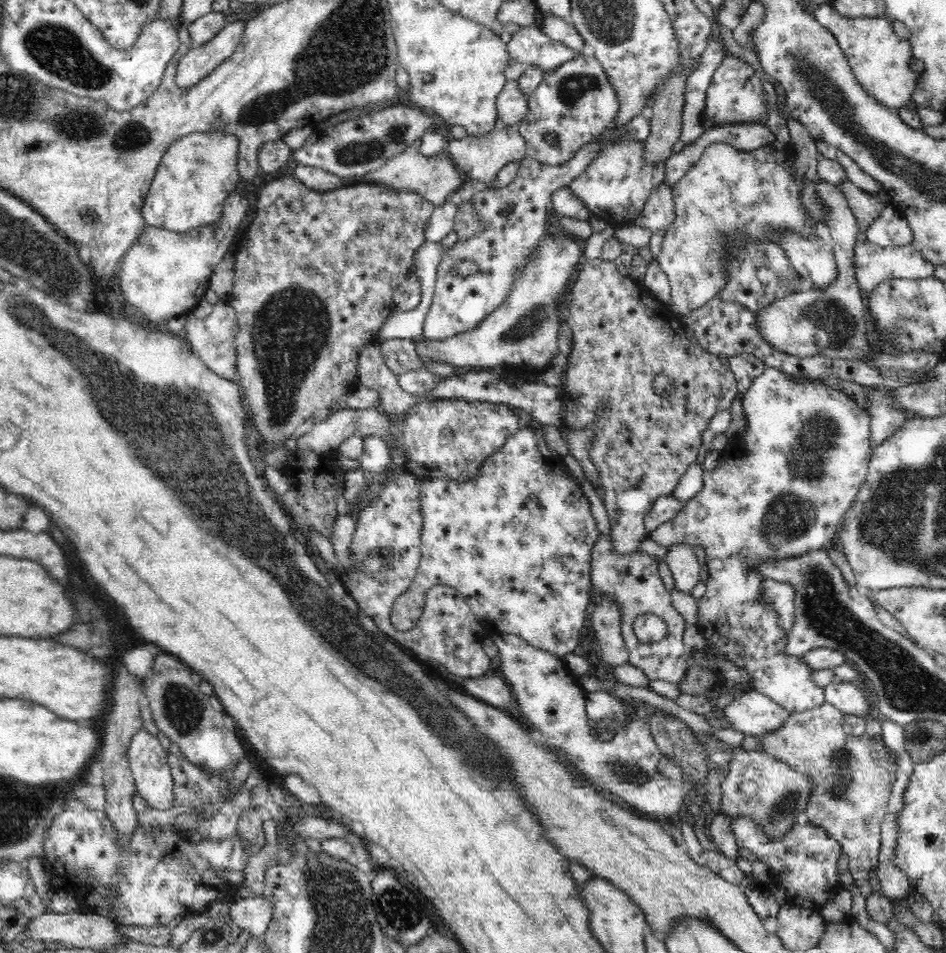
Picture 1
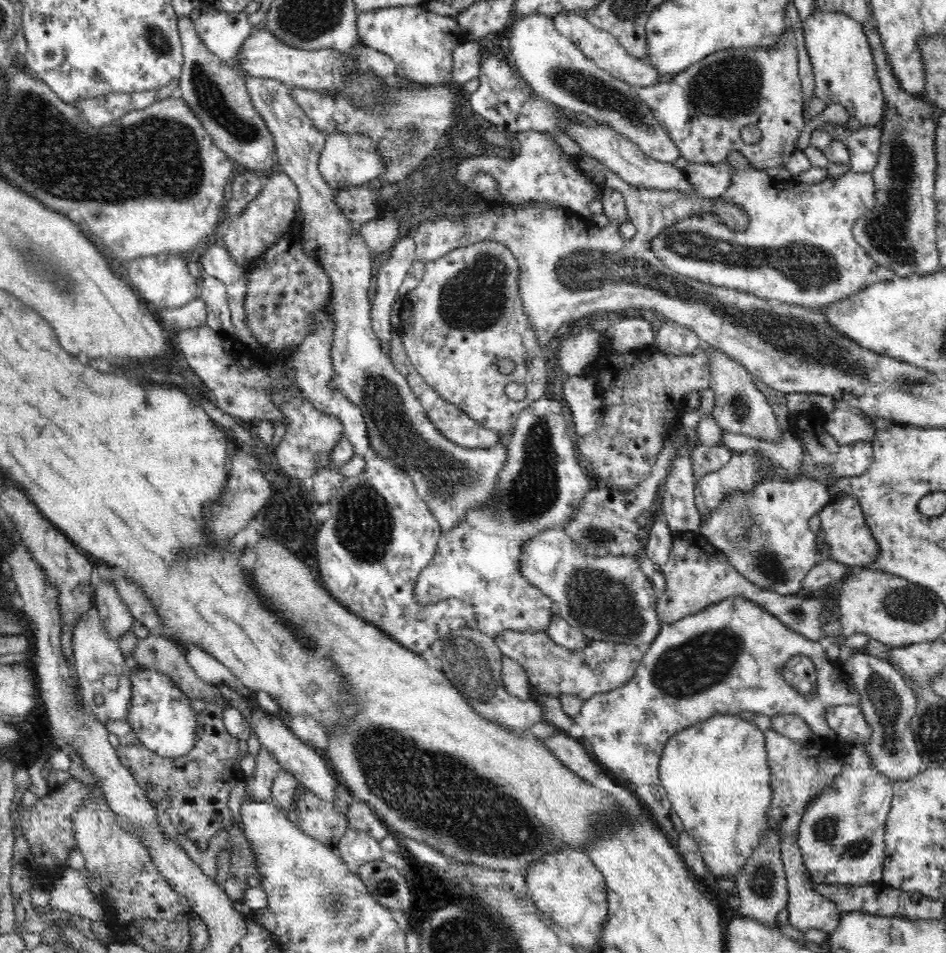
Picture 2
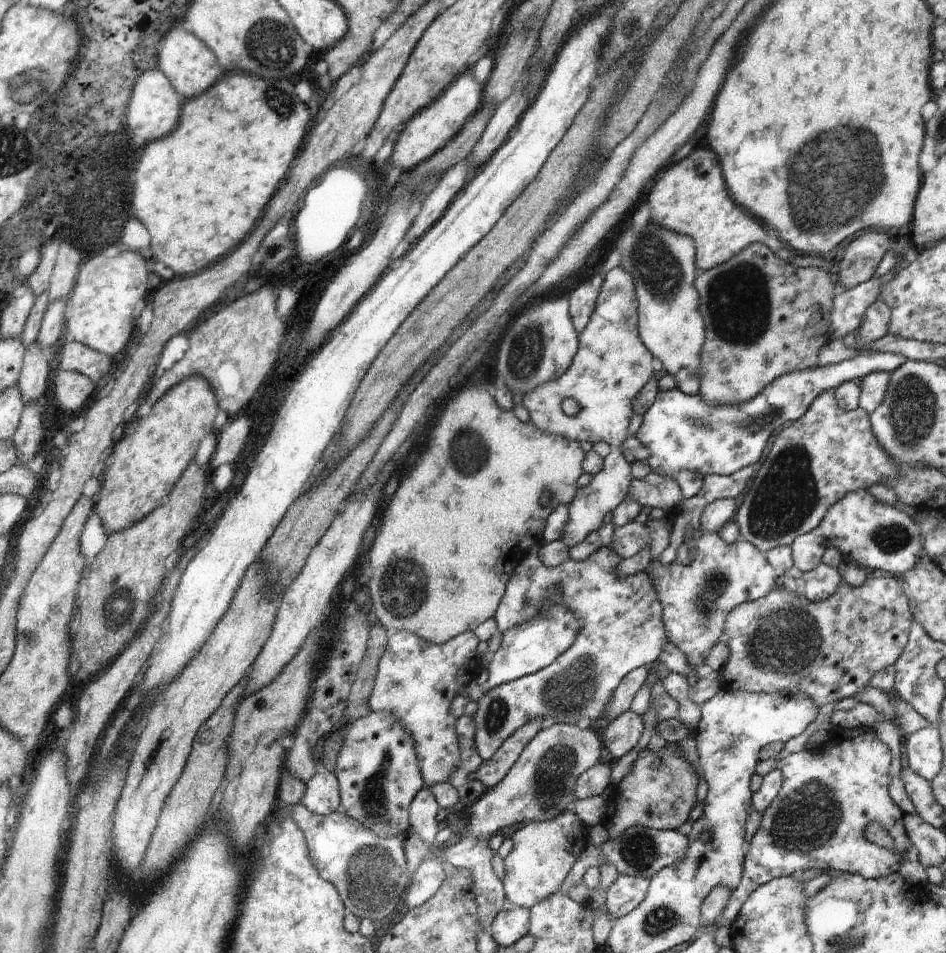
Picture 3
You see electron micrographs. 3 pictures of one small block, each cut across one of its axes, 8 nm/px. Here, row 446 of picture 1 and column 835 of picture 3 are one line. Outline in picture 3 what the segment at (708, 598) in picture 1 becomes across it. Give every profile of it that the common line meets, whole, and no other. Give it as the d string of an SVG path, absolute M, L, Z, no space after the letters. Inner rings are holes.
M860 727L847 728L842 734L832 732L829 742L809 751L786 754L784 759L778 761L776 769L783 774L780 792L762 813L760 826L748 844L741 881L733 890L714 927L730 928L730 923L737 917L748 897L760 886L778 877L789 877L810 868L836 874L860 875L868 880L898 873L911 840L905 833L902 809L894 804L889 795L890 754L890 748L878 737L875 728ZM870 822L878 822L885 828L896 847L879 847L865 840L863 830Z

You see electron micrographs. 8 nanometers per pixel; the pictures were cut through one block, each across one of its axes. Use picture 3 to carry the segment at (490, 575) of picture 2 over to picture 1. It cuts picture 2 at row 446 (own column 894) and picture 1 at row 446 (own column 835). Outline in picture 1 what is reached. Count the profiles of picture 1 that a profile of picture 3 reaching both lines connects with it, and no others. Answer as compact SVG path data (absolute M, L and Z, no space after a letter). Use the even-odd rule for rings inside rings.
M527 426L520 428L516 434L508 436L502 450L498 450L496 454L488 456L482 462L480 474L476 478L466 478L466 480L452 480L441 476L434 479L424 478L421 484L420 506L423 516L421 559L414 581L411 582L408 591L396 599L391 613L391 622L398 630L407 631L416 626L425 606L425 593L431 587L448 585L456 589L464 598L475 615L475 619L483 626L485 634L510 633L519 636L520 639L535 648L540 648L562 658L567 654L574 653L586 628L584 627L586 608L590 603L591 596L591 554L592 548L594 548L596 540L601 534L596 528L596 522L590 512L590 501L586 499L584 492L581 490L581 485L576 483L568 473L563 456L548 449L541 431Z

